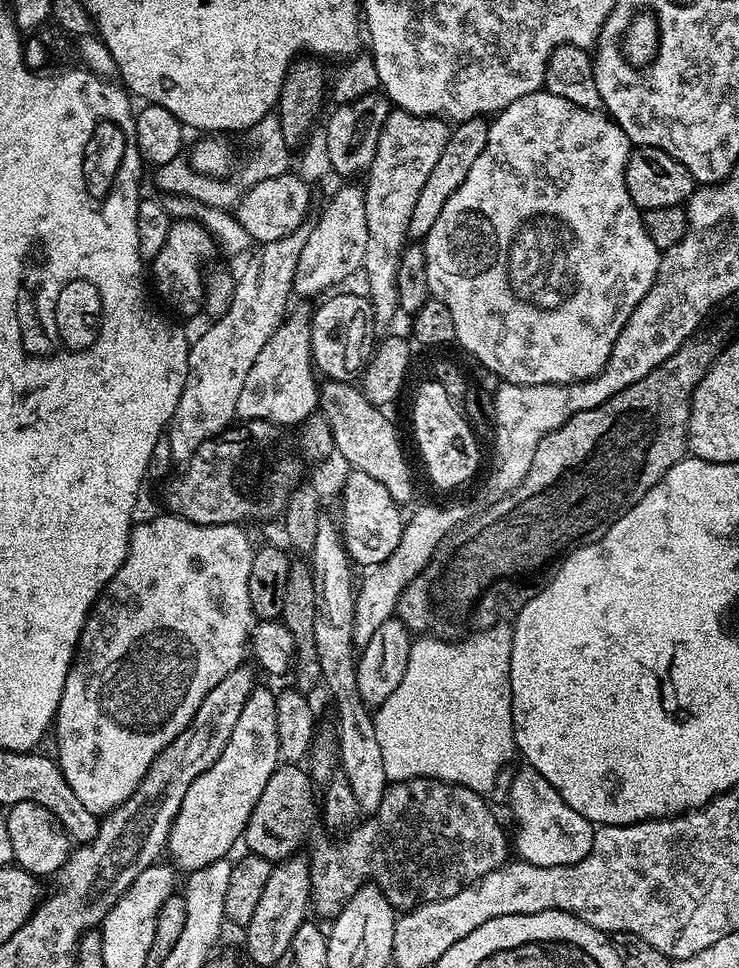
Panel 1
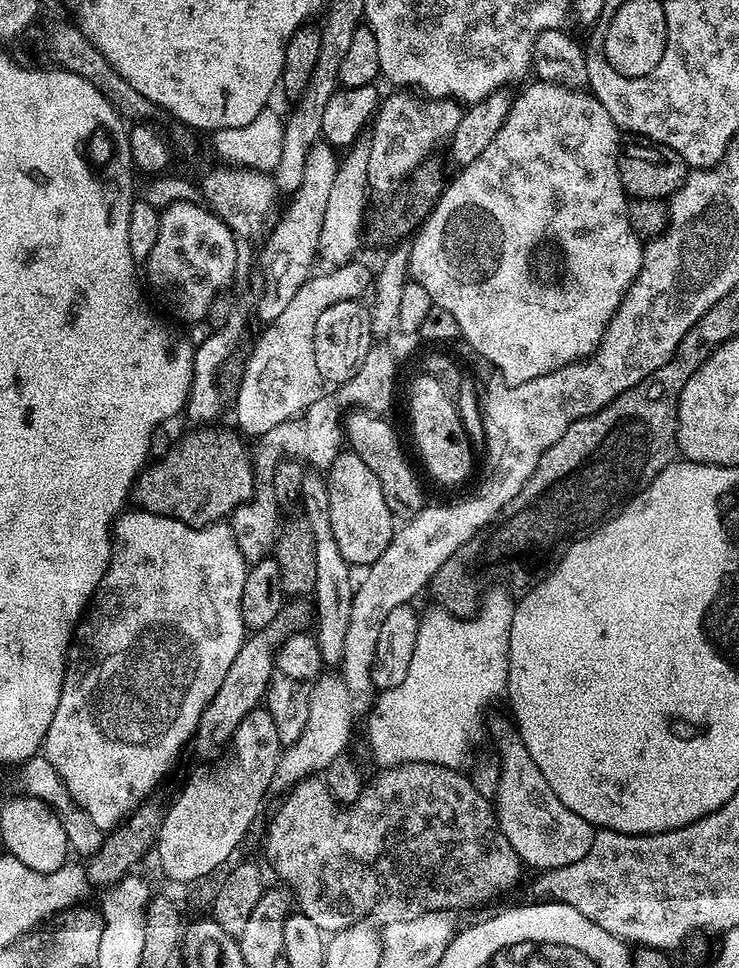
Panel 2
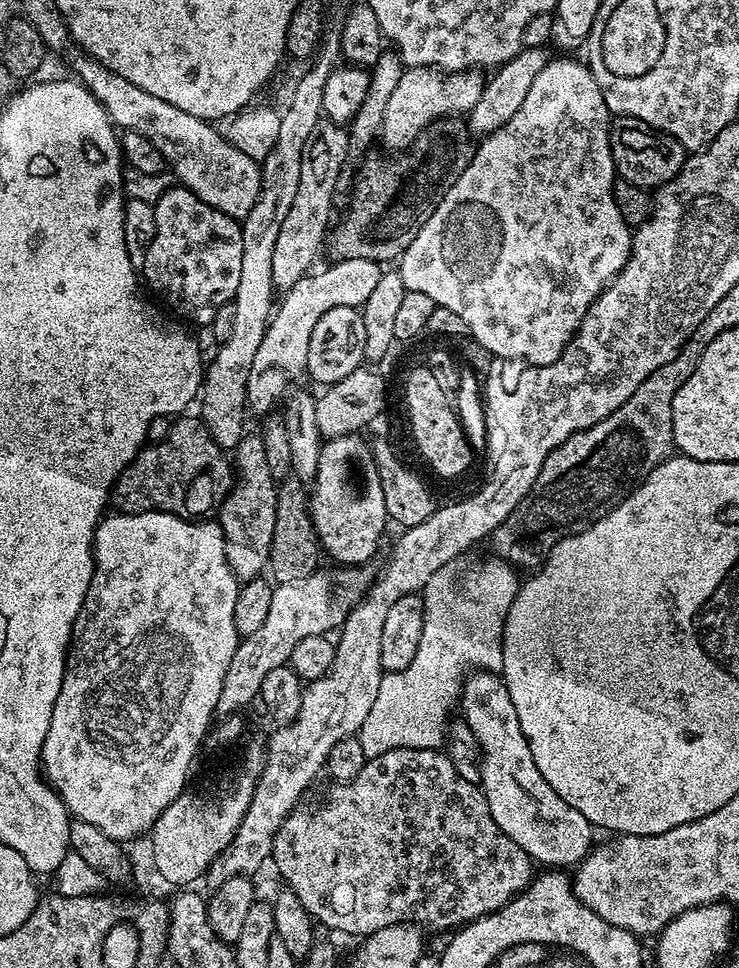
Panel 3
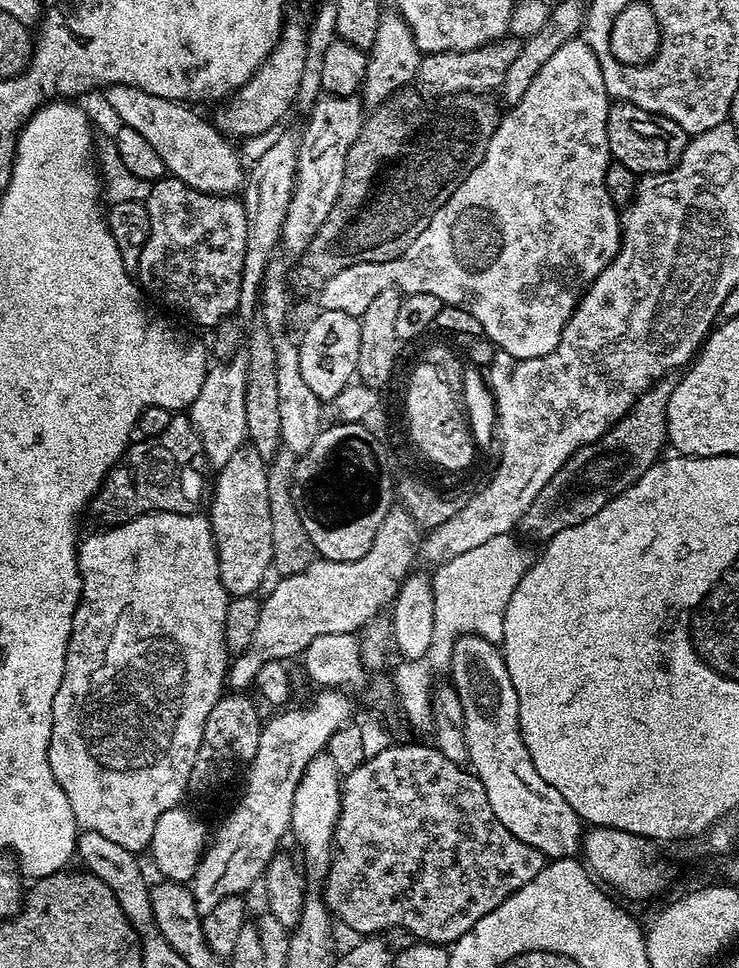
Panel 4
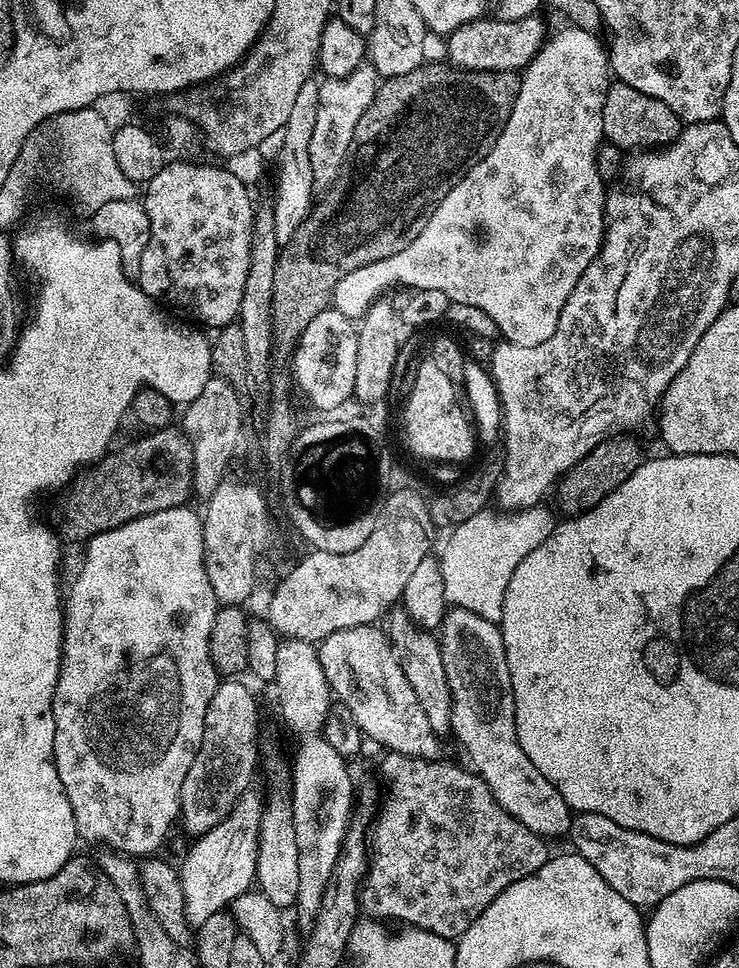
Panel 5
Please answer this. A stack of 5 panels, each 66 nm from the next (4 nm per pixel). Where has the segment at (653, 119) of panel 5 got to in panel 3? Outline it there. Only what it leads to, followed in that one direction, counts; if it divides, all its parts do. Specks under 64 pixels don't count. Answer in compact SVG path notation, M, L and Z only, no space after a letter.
M617 116L612 120L610 150L617 177L645 190L661 188L673 180L682 170L686 159L686 150L678 138L659 132L646 122L629 116Z

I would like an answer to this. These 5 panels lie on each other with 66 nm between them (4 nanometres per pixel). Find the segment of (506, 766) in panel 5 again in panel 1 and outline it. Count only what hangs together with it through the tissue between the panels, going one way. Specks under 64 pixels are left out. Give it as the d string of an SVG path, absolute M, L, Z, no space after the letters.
M521 766L512 776L512 785L508 788L508 800L512 803L512 816L516 819L516 824L520 829L516 832L516 840L514 836L514 848L518 853L519 859L524 860L527 864L534 866L570 866L582 862L586 858L586 854L590 854L590 846L594 842L594 826L586 818L582 818L582 814L578 814L578 810L570 807L562 798L562 794L558 794L558 790L554 790L554 786L550 786L550 782L546 782L546 778L542 778L542 774L538 774L538 770L527 766Z

